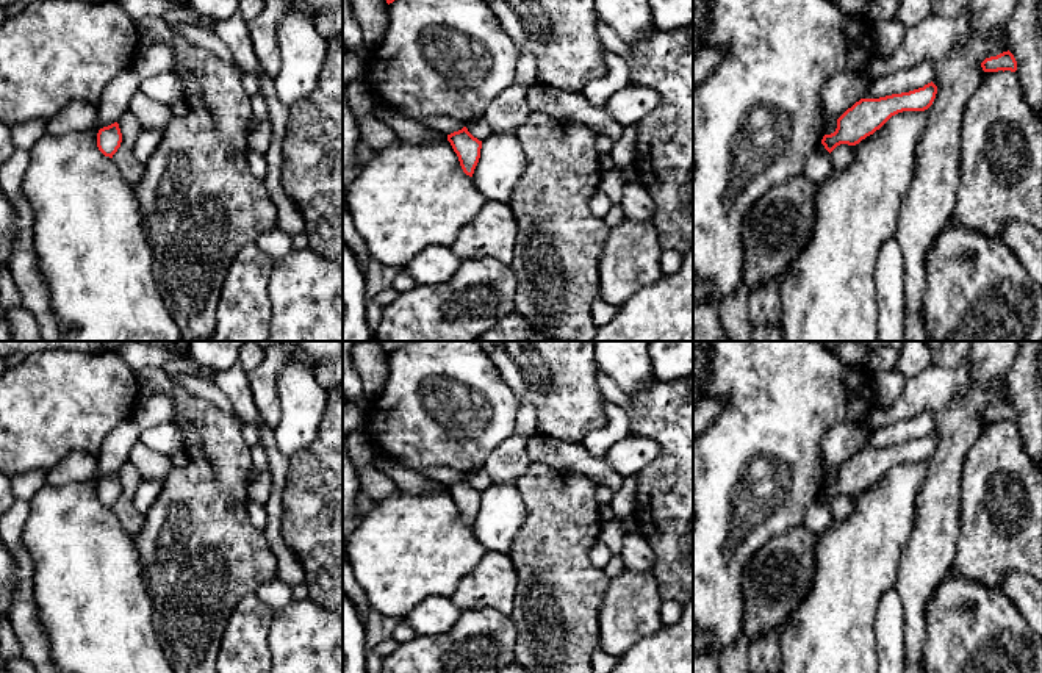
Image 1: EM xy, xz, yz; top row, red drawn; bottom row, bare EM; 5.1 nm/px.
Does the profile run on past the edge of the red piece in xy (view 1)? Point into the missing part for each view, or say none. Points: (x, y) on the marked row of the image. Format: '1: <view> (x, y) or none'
1: none

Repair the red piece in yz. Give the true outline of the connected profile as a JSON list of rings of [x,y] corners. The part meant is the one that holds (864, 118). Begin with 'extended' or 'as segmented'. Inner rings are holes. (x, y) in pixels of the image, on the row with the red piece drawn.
as segmented; [[[931,81],[909,92],[861,99],[837,119],[835,131],[825,135],[821,144],[829,153],[840,144],[856,146],[879,130],[892,116],[928,110],[936,94],[937,86]]]

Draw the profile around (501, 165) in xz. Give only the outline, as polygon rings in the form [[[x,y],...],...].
[[[491,133],[482,141],[472,182],[488,200],[508,203],[524,169],[526,157],[516,136]]]

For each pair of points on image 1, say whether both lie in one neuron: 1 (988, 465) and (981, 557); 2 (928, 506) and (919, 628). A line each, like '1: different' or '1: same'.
1: same
2: same

